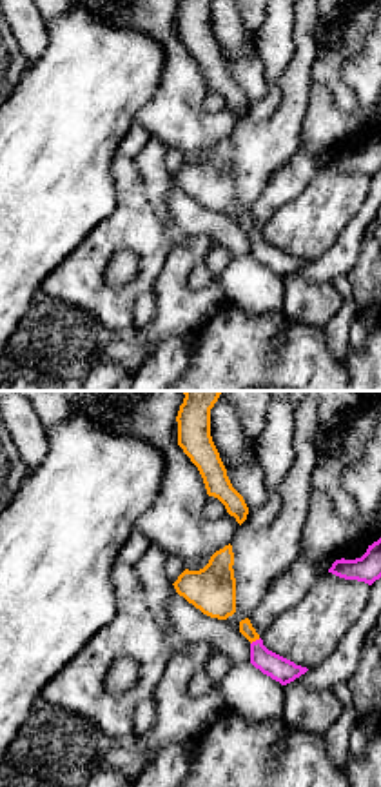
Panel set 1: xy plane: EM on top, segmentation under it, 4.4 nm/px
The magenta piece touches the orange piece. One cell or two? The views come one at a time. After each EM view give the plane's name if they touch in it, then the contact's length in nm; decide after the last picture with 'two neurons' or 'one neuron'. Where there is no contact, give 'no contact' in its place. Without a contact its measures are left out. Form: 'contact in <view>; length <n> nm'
contact in xy; length 50 nm

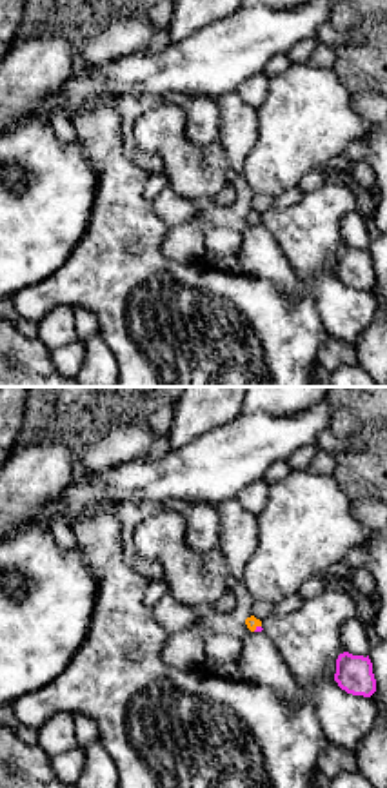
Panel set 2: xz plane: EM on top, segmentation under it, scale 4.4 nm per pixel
contact in xz; length 50 nm

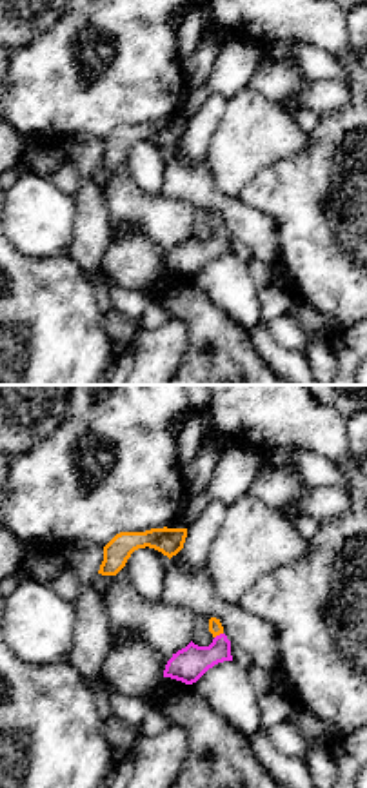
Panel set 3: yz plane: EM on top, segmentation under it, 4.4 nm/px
contact in yz; length 50 nm

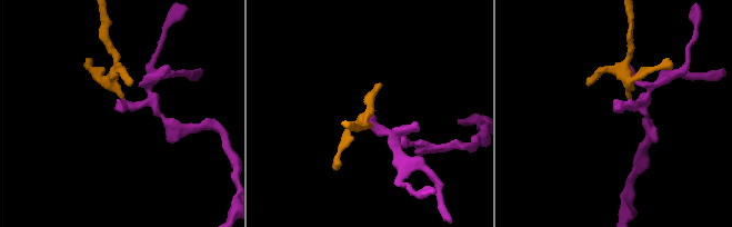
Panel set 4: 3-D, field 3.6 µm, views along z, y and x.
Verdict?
one neuron

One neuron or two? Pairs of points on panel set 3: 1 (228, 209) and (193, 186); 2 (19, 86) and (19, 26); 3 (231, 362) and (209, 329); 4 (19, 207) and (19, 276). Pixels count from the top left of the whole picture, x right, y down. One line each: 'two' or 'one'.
1: one
2: two
3: one
4: two

